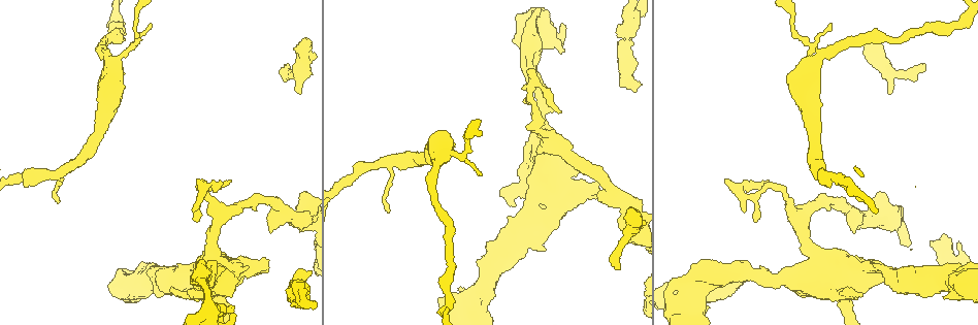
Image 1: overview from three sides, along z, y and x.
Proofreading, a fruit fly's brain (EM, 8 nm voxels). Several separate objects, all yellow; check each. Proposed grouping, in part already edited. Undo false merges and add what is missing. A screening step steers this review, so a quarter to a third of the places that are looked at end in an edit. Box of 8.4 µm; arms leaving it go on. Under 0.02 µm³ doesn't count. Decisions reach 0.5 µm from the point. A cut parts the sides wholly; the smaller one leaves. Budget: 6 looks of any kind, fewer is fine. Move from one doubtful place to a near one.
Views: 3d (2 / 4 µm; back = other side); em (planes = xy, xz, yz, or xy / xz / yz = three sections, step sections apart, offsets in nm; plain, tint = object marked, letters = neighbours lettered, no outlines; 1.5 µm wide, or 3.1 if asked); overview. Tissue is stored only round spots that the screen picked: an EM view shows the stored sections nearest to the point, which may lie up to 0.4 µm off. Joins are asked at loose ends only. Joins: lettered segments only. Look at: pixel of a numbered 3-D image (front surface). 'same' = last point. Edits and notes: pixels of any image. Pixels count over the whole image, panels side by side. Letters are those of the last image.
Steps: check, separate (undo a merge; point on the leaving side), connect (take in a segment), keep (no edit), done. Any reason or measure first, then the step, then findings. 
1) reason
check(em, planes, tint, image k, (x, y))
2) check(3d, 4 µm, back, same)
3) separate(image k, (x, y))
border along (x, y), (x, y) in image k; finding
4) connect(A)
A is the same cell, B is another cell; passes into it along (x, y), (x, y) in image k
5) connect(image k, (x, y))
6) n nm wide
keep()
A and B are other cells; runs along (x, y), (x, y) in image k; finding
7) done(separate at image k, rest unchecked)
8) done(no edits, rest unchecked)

sharp bend
check(em, yz, step 8, tint, image 1, (535, 118))

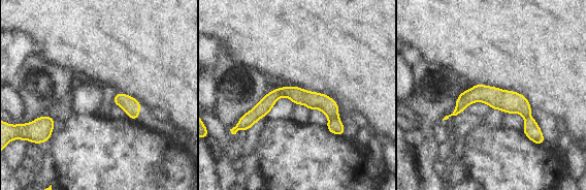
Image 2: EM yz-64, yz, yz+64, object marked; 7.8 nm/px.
check(em, planes, letters, same)

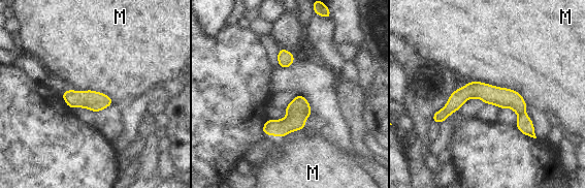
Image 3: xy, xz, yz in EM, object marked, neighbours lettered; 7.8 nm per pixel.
separate(image 3, (502, 97))
M is another cell; the part that leaves runs along (523, 104), (466, 92), (434, 119) in image 3; two cells meet here

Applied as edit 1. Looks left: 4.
branch stops here
check(em, planes, letters, image 1, (288, 66))

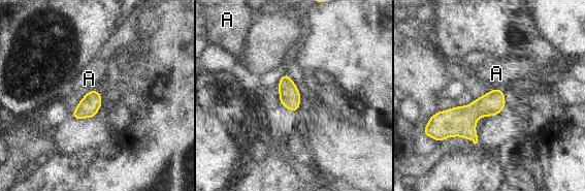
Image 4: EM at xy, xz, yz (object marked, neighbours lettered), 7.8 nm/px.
keep()
A is another cell; border along (491, 88), (502, 90) in image 4; no lettered segment goes on from it

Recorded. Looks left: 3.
branch stops here
check(em, planes, plain, image 1, (232, 305))

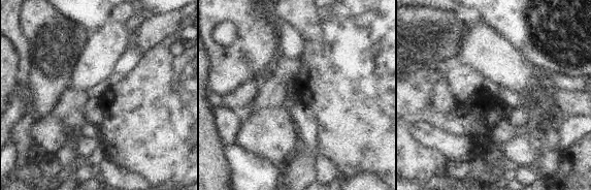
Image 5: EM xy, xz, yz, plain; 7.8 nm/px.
check(em, planes, letters, same)

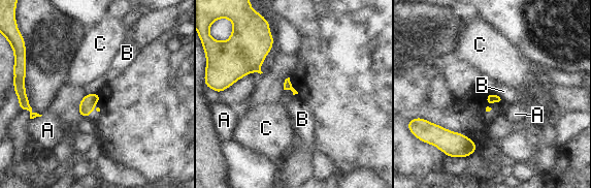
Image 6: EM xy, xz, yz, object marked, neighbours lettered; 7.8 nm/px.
keep()
A, B and C are other cells; border along (491, 92), (501, 99) in image 6; none of them fits

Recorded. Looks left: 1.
done(separate at image 3, rest unchecked)

